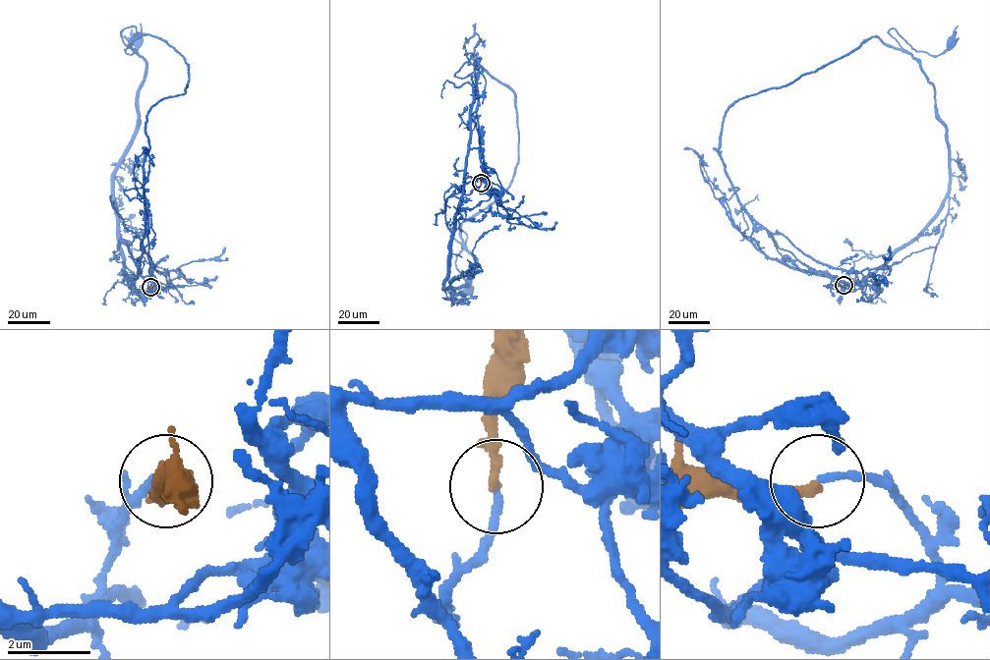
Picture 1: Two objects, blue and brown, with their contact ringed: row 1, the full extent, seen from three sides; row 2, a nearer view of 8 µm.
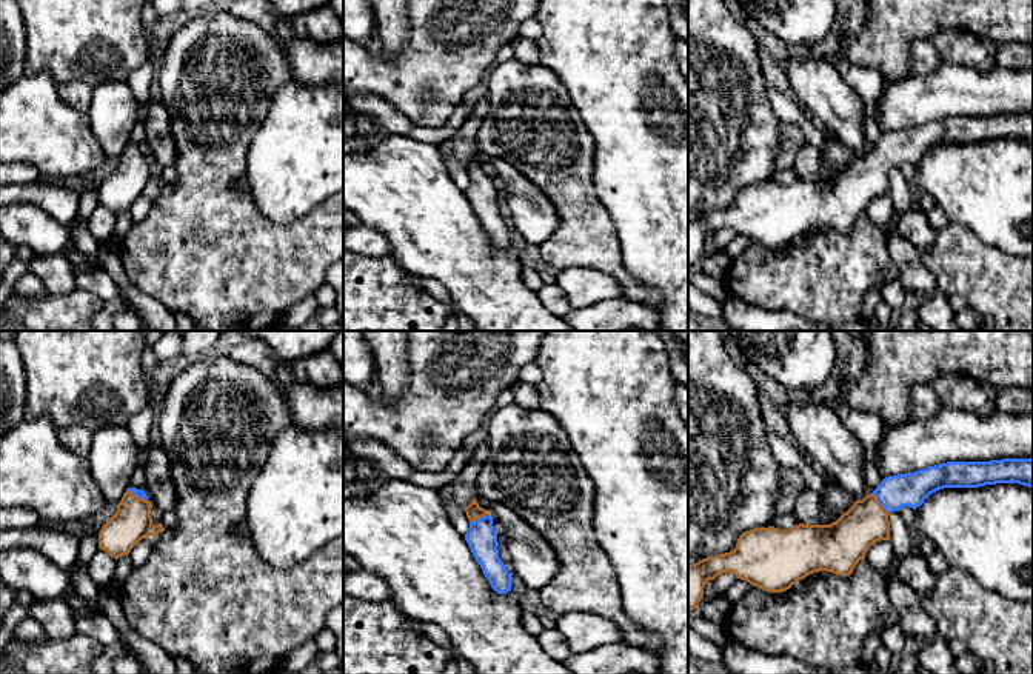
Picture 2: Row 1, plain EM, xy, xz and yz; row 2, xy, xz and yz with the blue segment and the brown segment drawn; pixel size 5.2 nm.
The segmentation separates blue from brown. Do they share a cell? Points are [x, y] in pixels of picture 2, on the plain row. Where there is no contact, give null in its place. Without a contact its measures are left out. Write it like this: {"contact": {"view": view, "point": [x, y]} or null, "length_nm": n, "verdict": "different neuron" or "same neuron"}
{"contact": {"view": "yz", "point": [881, 159]}, "length_nm": 140, "verdict": "same neuron"}

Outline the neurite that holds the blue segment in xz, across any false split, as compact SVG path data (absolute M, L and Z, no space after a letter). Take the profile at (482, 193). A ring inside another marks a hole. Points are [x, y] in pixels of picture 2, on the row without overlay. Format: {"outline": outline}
{"outline": "M476 152L465 162L465 168L470 175L470 186L465 189L465 195L476 217L480 220L491 243L497 249L506 249L511 246L513 232L499 212L499 188L493 182L493 174L479 162Z"}

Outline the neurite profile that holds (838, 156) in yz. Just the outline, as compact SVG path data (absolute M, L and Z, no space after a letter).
M833 135L827 138L827 148L822 151L822 157L828 166L828 175L825 180L830 180L854 160L856 152L837 135Z

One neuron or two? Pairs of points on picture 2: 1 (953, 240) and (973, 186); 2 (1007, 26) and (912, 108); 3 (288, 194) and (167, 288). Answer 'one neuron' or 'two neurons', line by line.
1: two neurons
2: two neurons
3: two neurons

